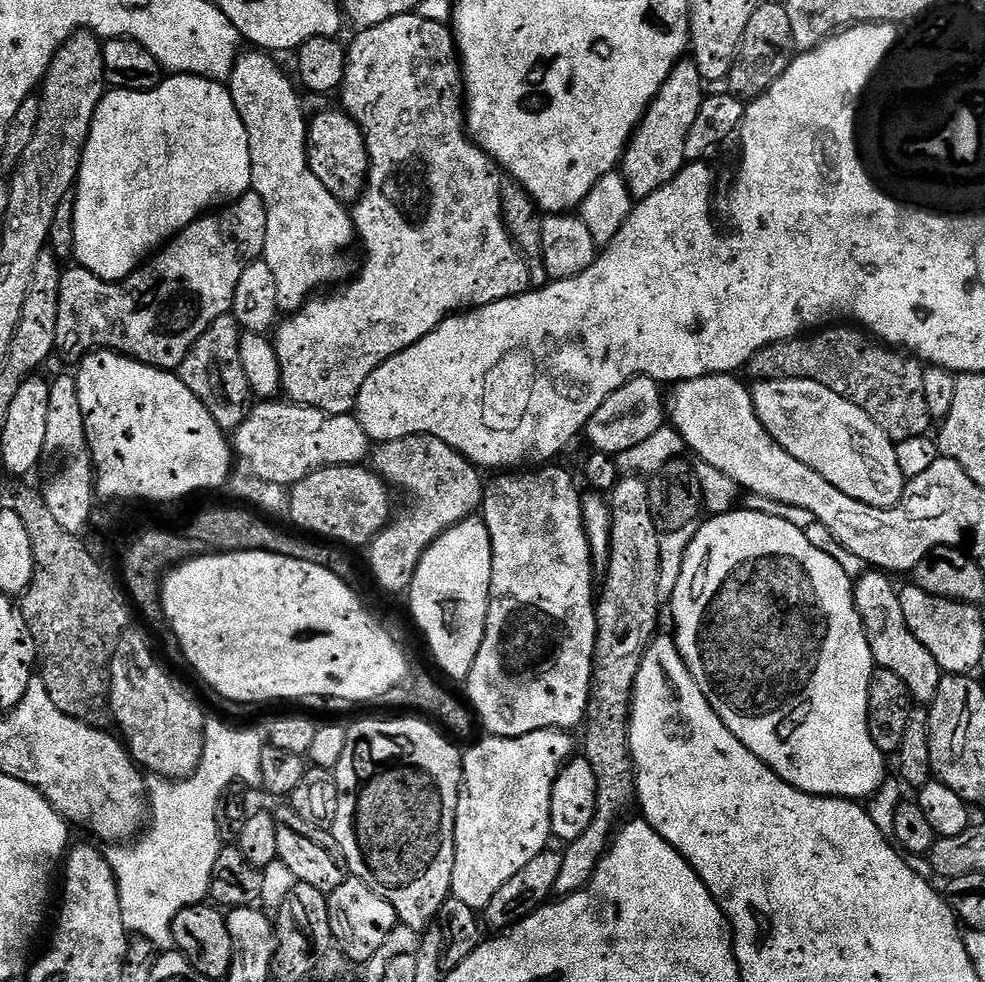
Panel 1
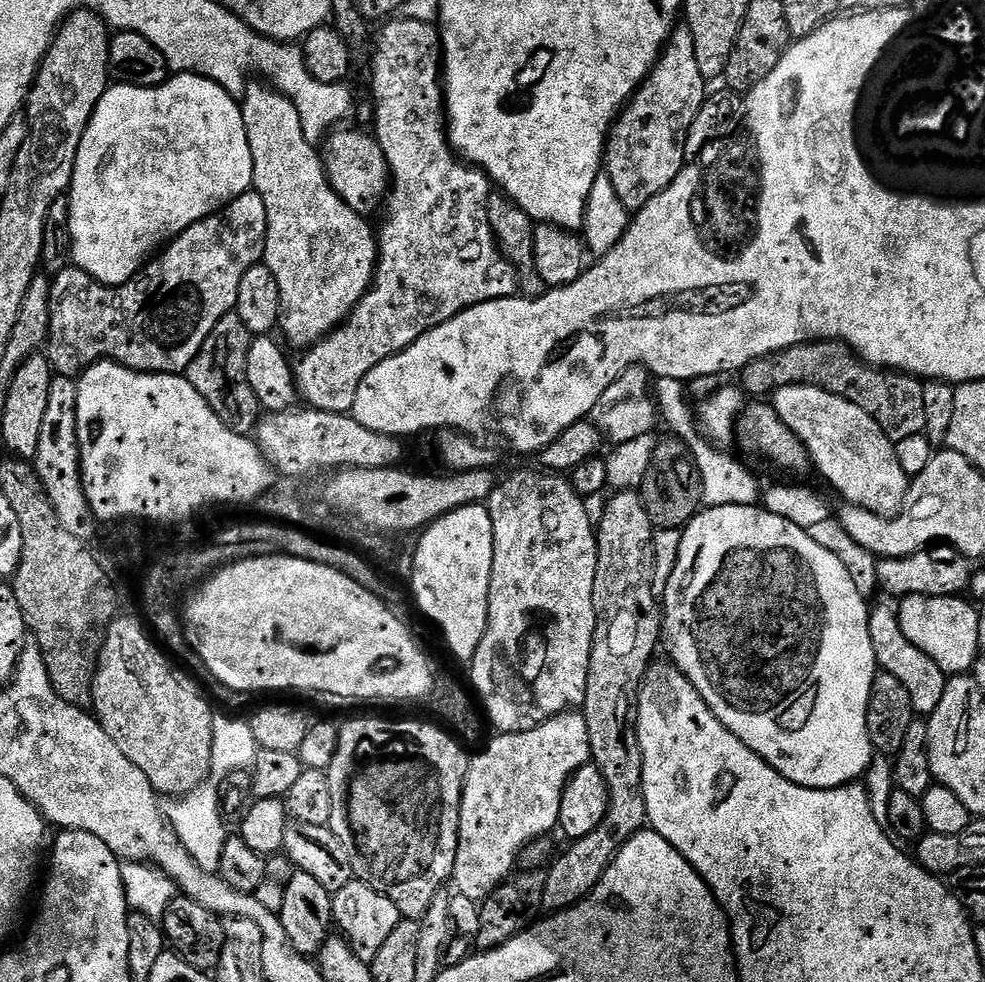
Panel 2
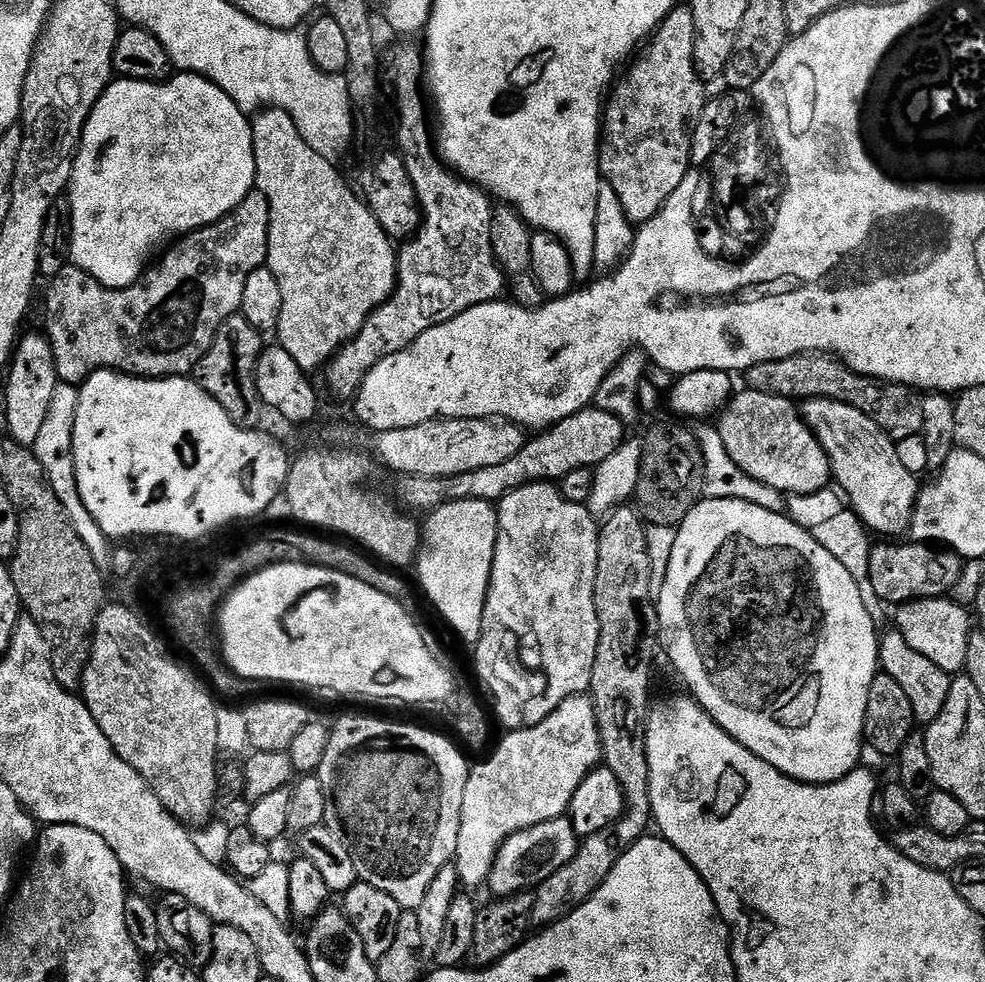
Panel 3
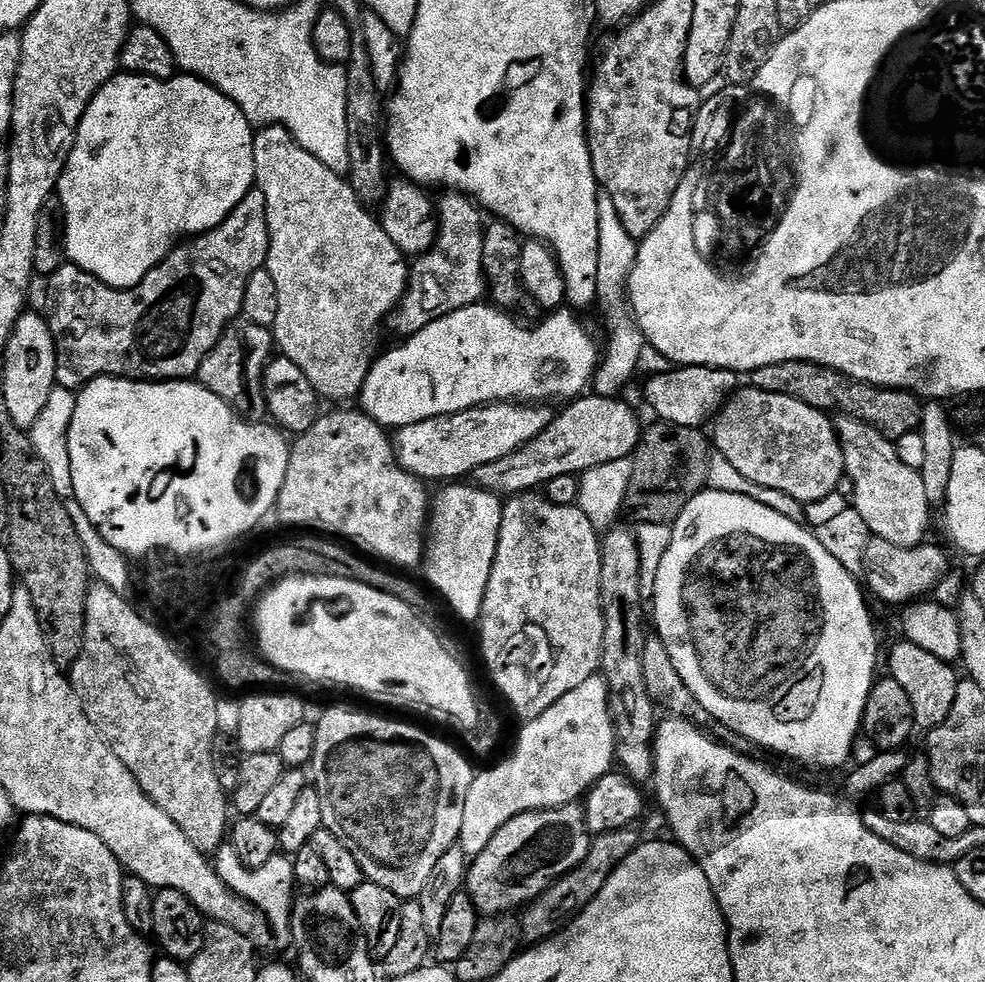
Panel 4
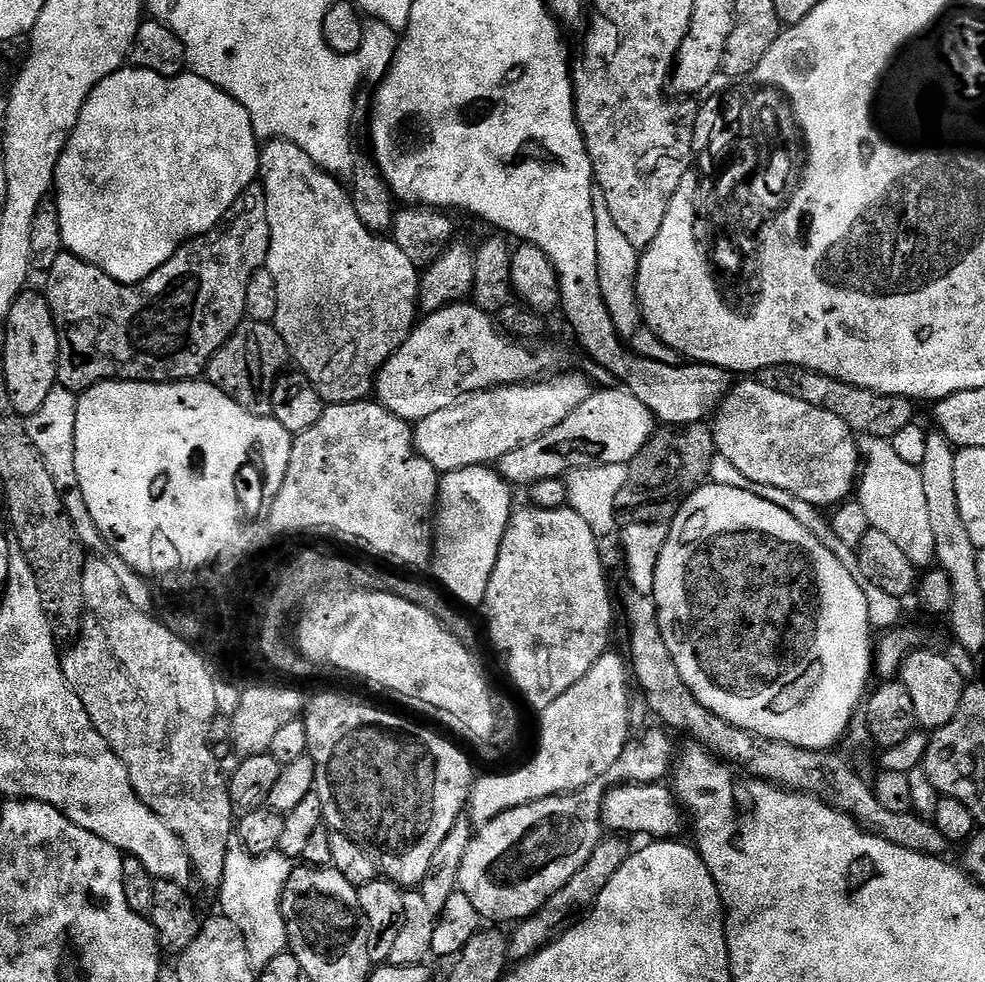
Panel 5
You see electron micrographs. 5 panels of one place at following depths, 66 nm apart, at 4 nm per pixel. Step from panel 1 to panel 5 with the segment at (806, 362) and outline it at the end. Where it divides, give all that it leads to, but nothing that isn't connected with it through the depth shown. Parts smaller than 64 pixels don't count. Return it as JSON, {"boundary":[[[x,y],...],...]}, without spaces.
{"boundary":[[[779,364],[763,368],[762,371],[755,373],[754,378],[759,384],[766,386],[766,390],[778,390],[778,394],[790,394],[790,398],[799,398],[801,402],[810,402],[810,406],[818,406],[818,410],[830,410],[830,414],[838,414],[838,418],[842,418],[842,422],[846,422],[846,426],[850,426],[853,433],[860,436],[873,436],[892,441],[894,434],[898,434],[898,430],[906,430],[906,426],[910,426],[917,419],[917,405],[913,401],[907,400],[905,396],[887,396],[858,386],[850,386],[838,378],[818,374],[809,368],[799,368],[793,364]]]}

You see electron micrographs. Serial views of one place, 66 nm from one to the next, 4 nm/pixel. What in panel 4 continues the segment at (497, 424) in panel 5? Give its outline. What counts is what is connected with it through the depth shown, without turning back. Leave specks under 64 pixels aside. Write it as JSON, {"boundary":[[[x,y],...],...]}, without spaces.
{"boundary":[[[501,402],[499,404],[481,404],[478,408],[462,410],[452,416],[435,416],[405,428],[395,429],[394,447],[396,460],[405,470],[420,477],[425,482],[456,482],[461,478],[471,477],[478,466],[486,466],[486,462],[498,462],[498,458],[506,458],[506,454],[514,454],[526,442],[538,438],[546,426],[550,426],[554,415],[548,406],[537,406],[532,402]]]}

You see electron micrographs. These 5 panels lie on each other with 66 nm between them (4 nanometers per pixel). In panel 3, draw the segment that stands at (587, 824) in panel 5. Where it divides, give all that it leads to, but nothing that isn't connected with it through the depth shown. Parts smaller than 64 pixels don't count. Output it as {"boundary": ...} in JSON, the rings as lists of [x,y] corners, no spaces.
{"boundary":[[[564,816],[547,820],[533,828],[524,828],[521,832],[516,832],[510,838],[506,838],[506,842],[498,850],[498,854],[494,858],[494,866],[486,881],[486,888],[489,888],[493,892],[491,895],[496,898],[535,890],[539,884],[546,882],[546,878],[550,878],[550,874],[554,874],[554,870],[562,870],[562,866],[566,866],[566,862],[570,862],[570,858],[574,858],[578,849],[580,849],[580,840],[572,821]]]}

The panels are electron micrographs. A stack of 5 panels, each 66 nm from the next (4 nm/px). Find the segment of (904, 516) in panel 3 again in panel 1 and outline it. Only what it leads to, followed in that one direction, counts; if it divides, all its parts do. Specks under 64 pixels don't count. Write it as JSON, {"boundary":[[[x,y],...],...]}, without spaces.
{"boundary":[[[757,380],[750,391],[754,410],[776,444],[794,458],[818,470],[830,486],[838,486],[842,494],[850,494],[850,498],[875,508],[894,508],[904,497],[906,478],[902,470],[898,470],[896,444],[867,414],[858,410],[854,402],[834,394],[834,390],[826,390],[826,386],[813,380]]]}

